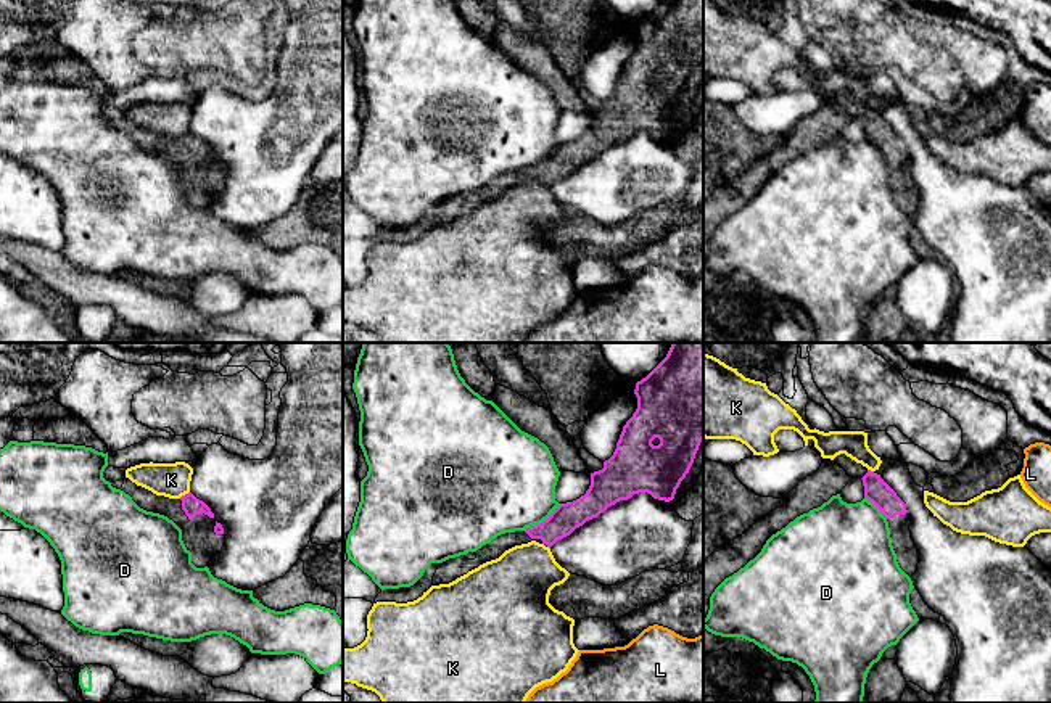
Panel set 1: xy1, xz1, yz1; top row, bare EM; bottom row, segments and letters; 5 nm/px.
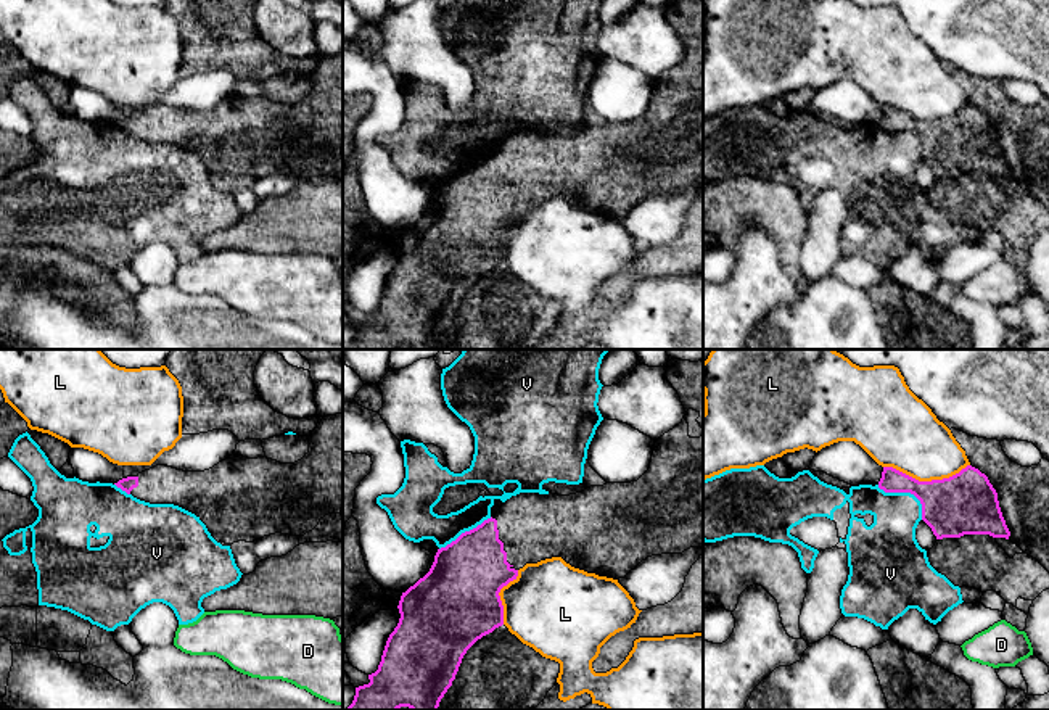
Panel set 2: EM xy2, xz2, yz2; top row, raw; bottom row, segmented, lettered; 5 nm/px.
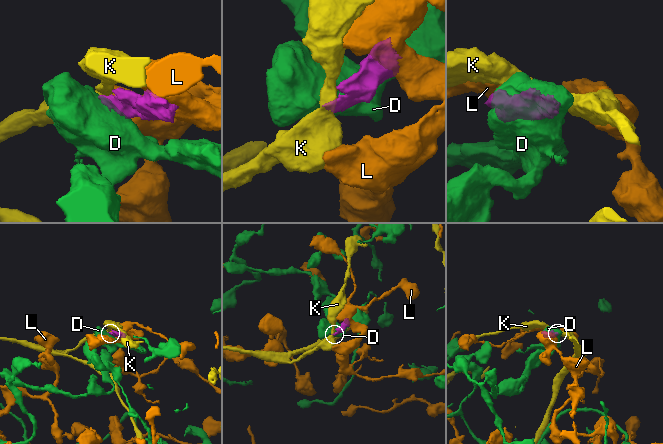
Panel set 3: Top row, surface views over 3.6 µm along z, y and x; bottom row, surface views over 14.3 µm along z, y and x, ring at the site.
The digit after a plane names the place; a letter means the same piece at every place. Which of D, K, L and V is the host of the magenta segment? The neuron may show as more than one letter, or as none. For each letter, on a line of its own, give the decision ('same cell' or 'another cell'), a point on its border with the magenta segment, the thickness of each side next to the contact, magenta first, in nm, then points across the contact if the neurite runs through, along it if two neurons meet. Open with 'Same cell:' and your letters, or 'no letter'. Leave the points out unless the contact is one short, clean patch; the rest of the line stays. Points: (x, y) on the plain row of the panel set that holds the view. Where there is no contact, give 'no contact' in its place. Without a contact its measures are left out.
Same cell: no letter
D: another cell | xz1 (543, 161) | 150/460 nm | along xz1 (560, 143), (546, 158), (523, 169)
K: another cell | xy1 (185, 134) | 90/180 nm | along xy1 (189, 131), (179, 137)
L: another cell | yz2 (925, 121) | 300/340 nm
V: another cell | yz2 (908, 131) | 300/240 nm | along yz2 (877, 124), (885, 131), (909, 131), (921, 144), (922, 158)

